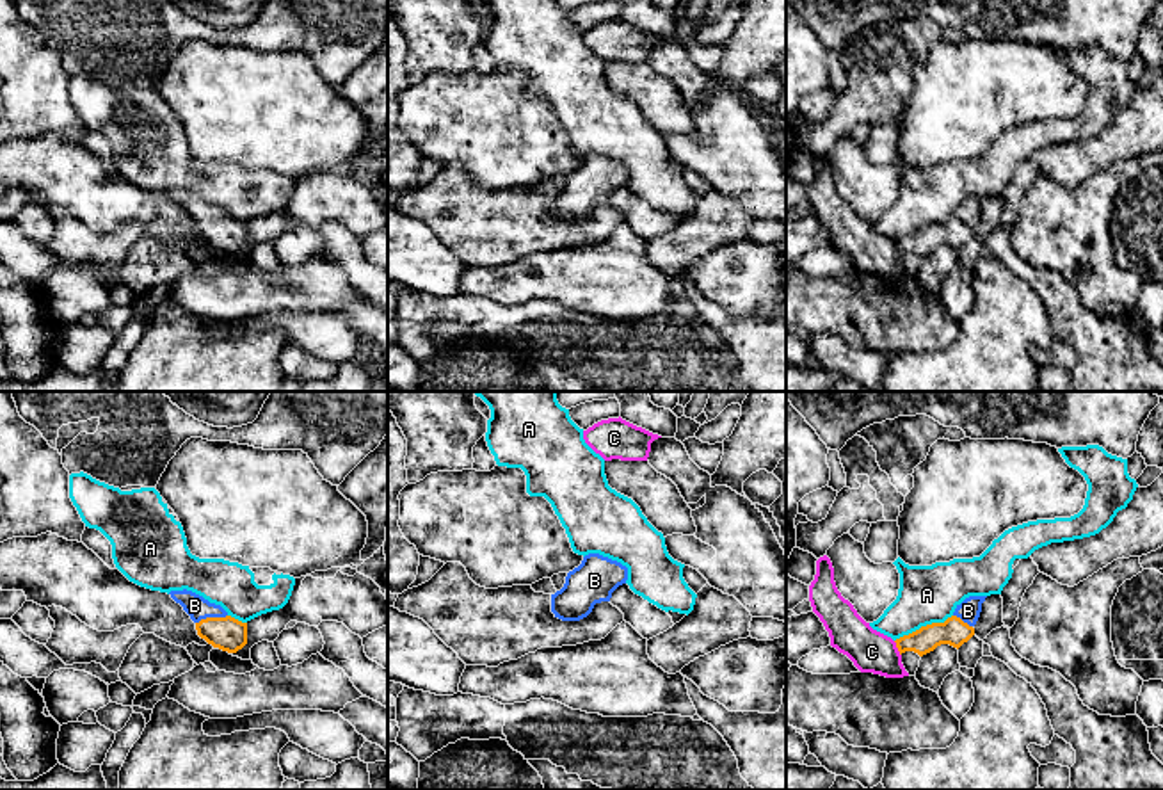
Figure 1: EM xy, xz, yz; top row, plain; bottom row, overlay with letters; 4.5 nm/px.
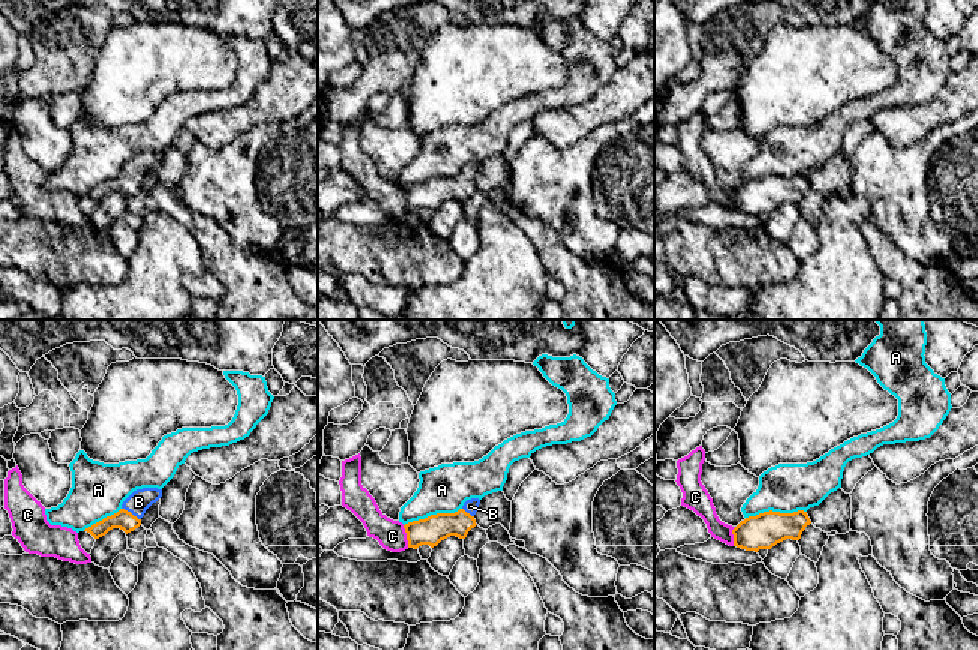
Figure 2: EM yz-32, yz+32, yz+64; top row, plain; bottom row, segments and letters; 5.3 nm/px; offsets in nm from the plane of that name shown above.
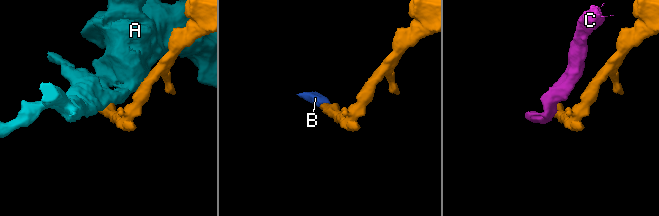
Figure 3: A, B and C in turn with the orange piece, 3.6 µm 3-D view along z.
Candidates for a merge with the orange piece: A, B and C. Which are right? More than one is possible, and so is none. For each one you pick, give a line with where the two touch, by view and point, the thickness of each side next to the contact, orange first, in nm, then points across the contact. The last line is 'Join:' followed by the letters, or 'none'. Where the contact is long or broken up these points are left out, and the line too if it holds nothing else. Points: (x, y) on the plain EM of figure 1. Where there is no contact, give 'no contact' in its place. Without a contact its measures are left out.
B: contact xy (210, 219); calibres 160 and 100 nm; way xy (228, 235), (210, 219), (194, 207)
Join: B

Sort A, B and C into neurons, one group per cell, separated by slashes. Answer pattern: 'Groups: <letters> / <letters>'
Groups: A / B / C

